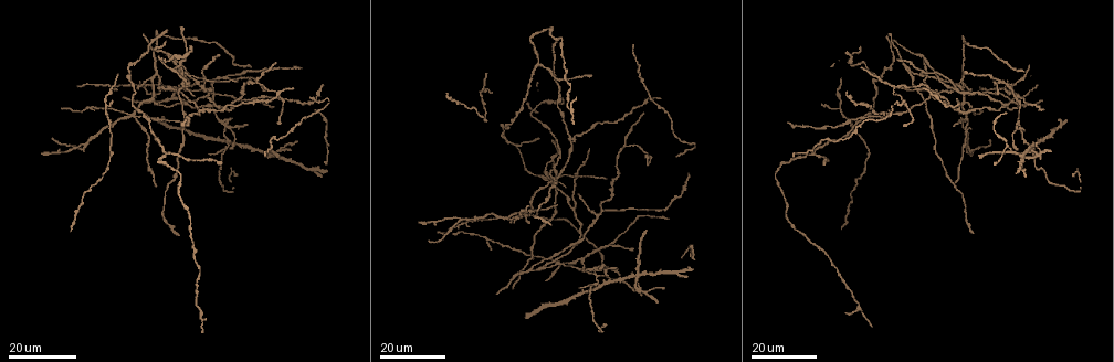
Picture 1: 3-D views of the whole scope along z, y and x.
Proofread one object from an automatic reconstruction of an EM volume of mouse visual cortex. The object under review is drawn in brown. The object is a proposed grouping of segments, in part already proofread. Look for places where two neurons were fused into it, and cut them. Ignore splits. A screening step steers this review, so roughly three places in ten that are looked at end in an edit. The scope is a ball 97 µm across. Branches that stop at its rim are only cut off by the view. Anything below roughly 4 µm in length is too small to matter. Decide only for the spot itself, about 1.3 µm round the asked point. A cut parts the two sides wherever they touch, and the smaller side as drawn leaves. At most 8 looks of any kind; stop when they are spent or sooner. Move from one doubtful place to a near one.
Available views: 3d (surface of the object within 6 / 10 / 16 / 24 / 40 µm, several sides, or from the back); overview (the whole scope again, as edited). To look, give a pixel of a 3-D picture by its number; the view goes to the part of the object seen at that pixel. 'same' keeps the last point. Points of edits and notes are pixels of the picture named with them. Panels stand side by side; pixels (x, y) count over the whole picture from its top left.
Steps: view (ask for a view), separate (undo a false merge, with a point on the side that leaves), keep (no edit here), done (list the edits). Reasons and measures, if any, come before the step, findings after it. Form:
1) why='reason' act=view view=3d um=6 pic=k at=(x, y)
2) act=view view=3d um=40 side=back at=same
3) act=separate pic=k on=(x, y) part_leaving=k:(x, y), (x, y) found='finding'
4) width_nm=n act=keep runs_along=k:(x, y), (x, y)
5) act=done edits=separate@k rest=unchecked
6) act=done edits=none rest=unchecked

why='three-way junction' act=view view=3d um=24 pic=1 at=(533, 268)

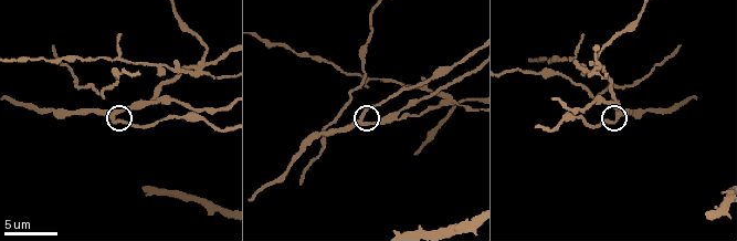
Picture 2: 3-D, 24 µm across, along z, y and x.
act=view view=3d um=6 pic=2 at=(616, 119)

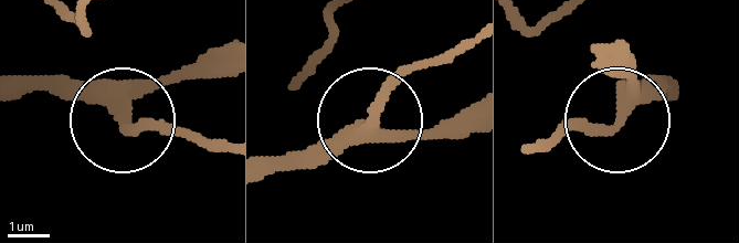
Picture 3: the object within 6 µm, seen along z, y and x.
act=view view=3d um=6 side=back pic=3 at=(621, 120)

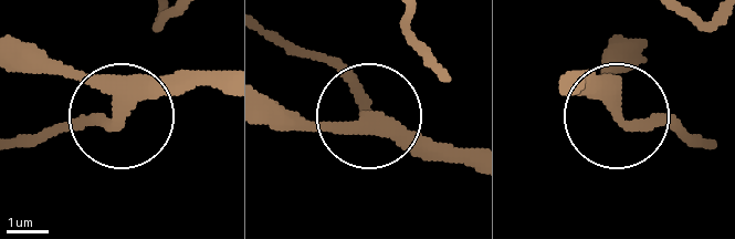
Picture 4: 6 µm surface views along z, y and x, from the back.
act=keep runs_along=4:(21, 45), (126, 110), (208, 78) found='continuous, no second neuron'

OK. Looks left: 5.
why='arms part here' act=view view=3d um=16 pic=1 at=(1007, 84)

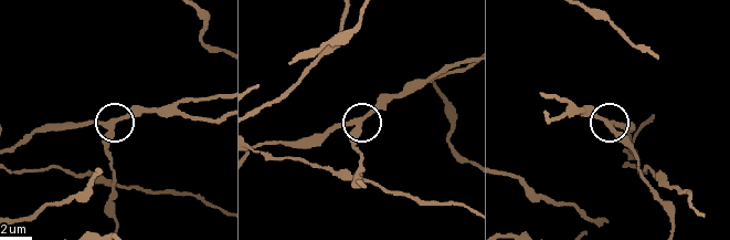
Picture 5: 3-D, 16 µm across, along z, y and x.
why='closer look' act=view view=3d um=10 pic=5 at=(612, 129)

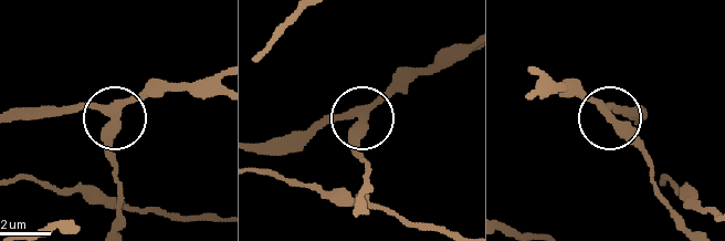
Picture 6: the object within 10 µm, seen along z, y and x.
side_arm_um=34 act=keep runs_along=6:(11, 121), (87, 104), (113, 113), (149, 81) found='continuous, no second neuron'

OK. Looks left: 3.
act=view view=3d um=16 pic=1 at=(575, 209)

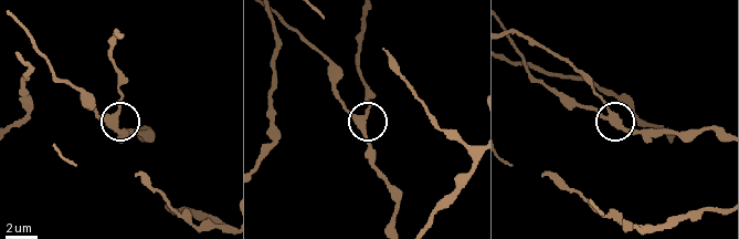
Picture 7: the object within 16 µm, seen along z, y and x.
act=view view=3d um=10 pic=7 at=(615, 117)

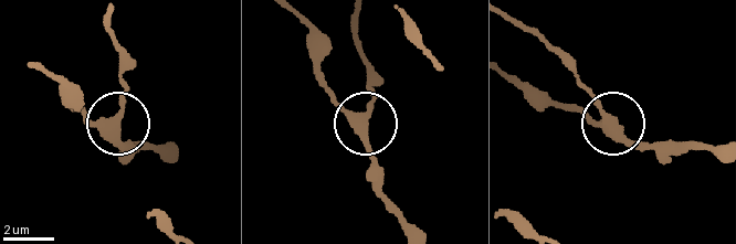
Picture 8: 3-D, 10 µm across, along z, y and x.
act=keep runs_along=8:(70, 103), (95, 119), (115, 122), (121, 115), (123, 80) found='all the same neuron'

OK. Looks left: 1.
act=done edits=none rest=unchecked

